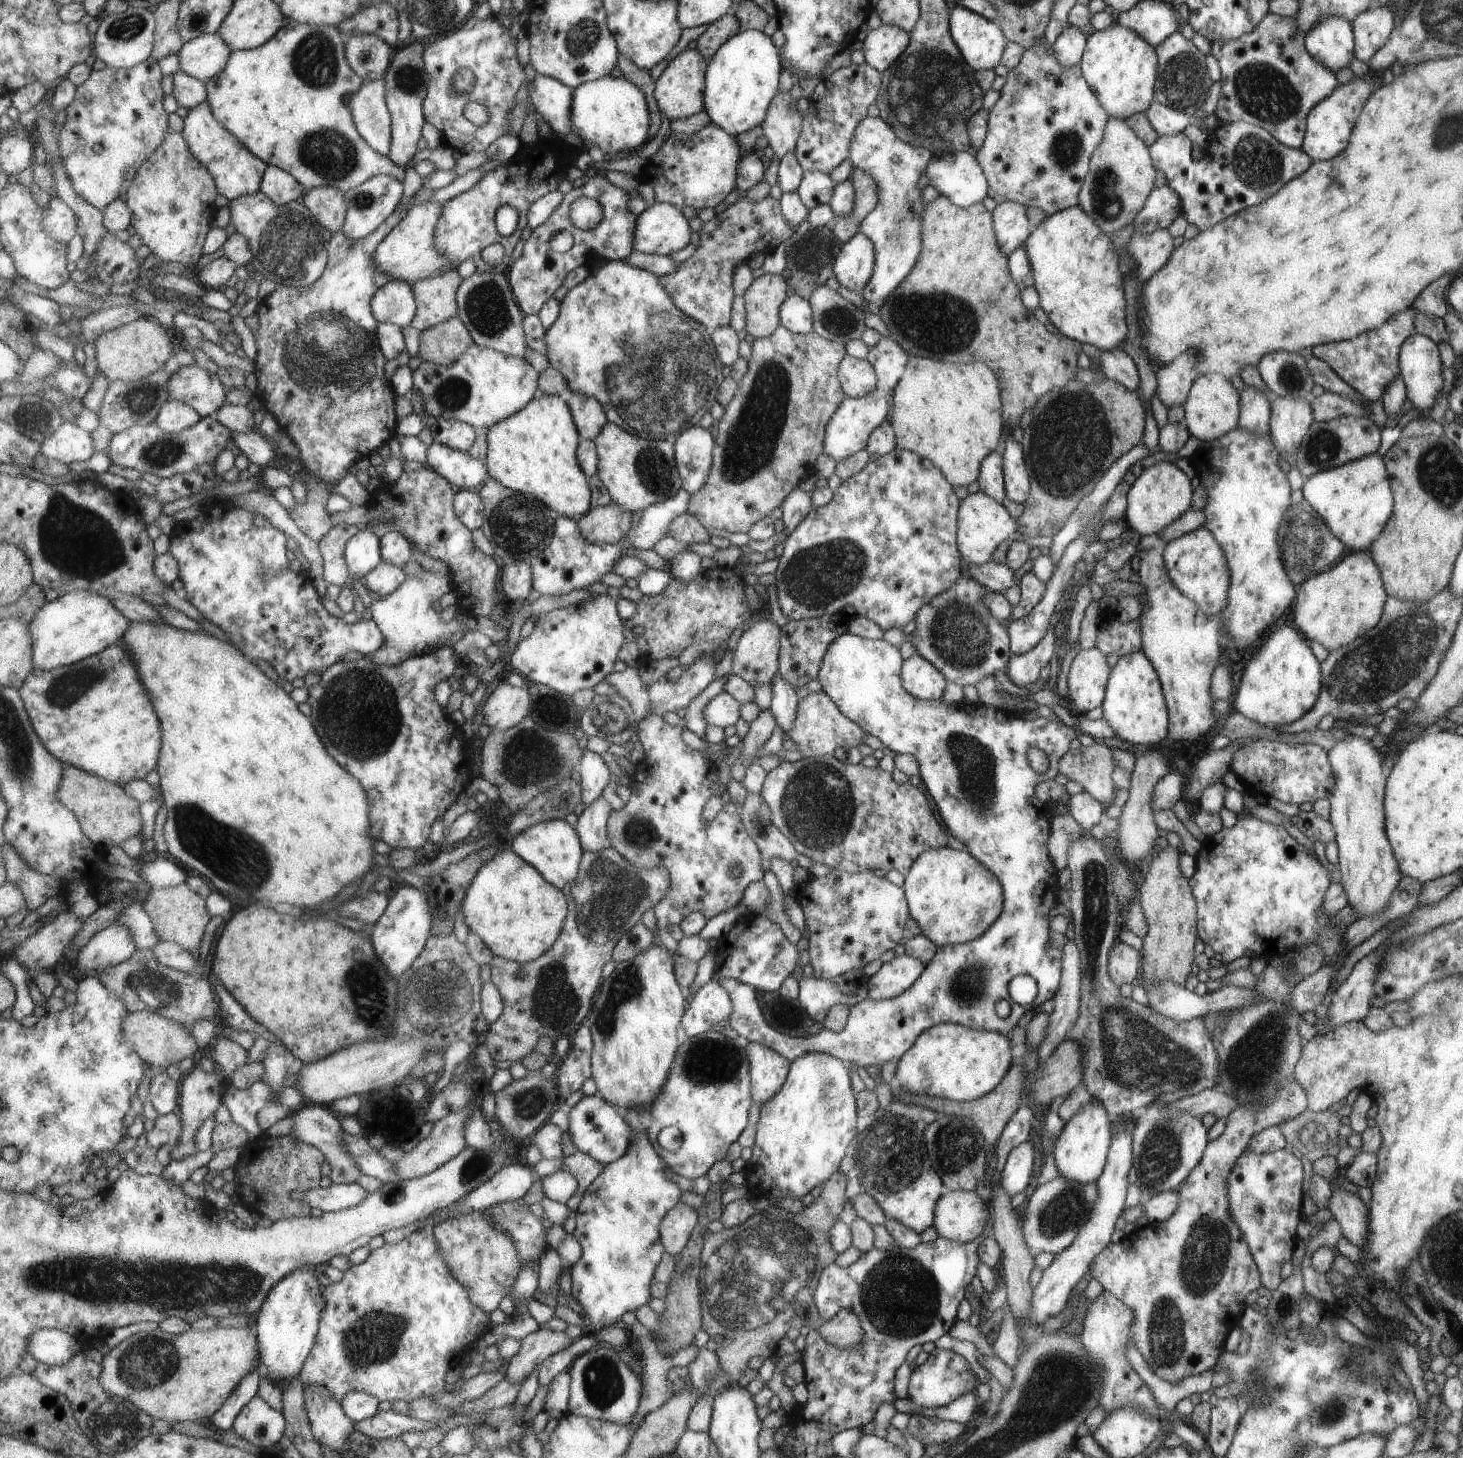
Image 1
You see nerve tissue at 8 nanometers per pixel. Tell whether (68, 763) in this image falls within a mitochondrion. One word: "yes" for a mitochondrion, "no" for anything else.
no

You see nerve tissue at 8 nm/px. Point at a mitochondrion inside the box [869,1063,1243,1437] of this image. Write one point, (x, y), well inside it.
(1205, 1256)

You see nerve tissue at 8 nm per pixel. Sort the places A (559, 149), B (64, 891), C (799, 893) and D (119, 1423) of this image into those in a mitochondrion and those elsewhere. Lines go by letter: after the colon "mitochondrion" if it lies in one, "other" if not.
A: other
B: other
C: other
D: mitochondrion

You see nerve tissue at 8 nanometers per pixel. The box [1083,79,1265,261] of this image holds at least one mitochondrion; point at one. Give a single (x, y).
(1107, 202)

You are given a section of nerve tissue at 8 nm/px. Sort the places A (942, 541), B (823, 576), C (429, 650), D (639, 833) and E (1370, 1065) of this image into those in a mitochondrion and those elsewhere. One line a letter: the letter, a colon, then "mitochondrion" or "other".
A: other
B: mitochondrion
C: other
D: mitochondrion
E: other

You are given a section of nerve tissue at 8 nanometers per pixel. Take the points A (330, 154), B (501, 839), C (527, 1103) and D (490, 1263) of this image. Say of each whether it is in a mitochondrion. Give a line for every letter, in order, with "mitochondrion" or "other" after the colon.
A: mitochondrion
B: other
C: mitochondrion
D: other

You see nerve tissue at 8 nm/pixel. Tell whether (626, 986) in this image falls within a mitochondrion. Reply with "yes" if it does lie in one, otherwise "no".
yes

